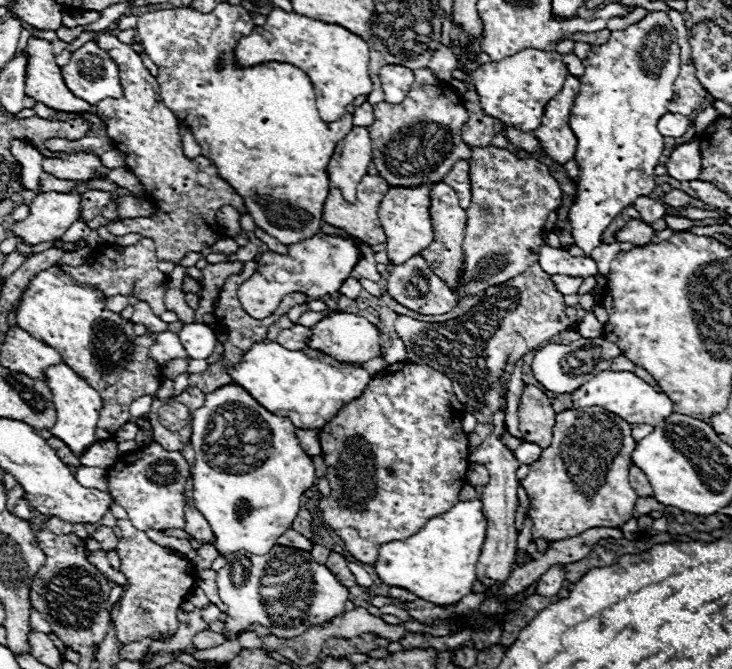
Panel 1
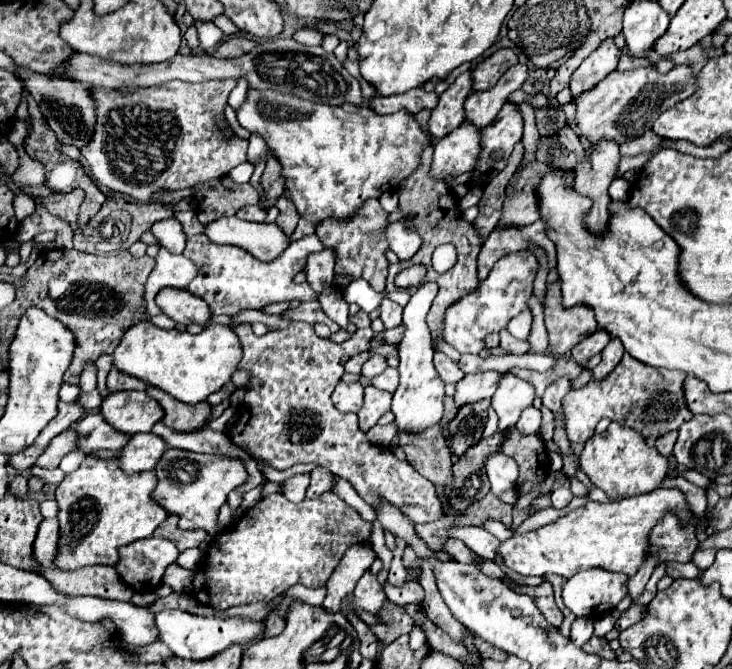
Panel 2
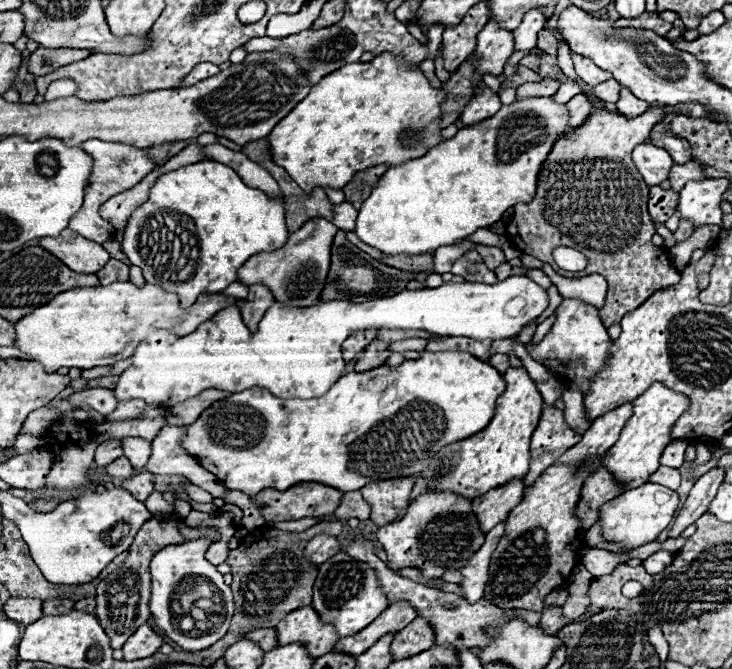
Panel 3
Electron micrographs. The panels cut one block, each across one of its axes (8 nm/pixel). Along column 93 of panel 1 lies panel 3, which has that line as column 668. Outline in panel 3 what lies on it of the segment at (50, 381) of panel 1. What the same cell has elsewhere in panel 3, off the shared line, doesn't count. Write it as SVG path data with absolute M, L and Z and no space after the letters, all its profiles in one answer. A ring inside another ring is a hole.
M654 382L642 396L634 400L634 414L624 424L624 430L620 434L620 440L610 448L608 458L604 458L604 468L608 468L614 478L618 478L626 488L636 488L648 480L652 472L660 466L660 456L664 448L674 440L672 438L672 426L684 410L688 410L690 398L686 394L674 392L662 382Z

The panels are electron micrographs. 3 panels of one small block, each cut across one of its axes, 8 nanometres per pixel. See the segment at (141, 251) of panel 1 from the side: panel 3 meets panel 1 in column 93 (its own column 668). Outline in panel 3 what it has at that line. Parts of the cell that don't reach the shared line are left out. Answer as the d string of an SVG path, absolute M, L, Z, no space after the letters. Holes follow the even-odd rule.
M592 106L590 116L586 118L584 124L574 128L572 134L560 136L554 142L548 158L542 164L534 200L526 202L526 204L516 204L512 222L506 226L508 240L520 252L530 254L542 262L552 264L552 250L556 246L570 246L570 248L576 248L582 254L586 254L588 266L582 272L566 272L556 266L552 266L552 268L564 278L602 274L608 280L608 296L606 296L604 306L598 310L606 328L610 328L612 324L618 324L624 314L628 314L630 310L636 310L636 306L644 304L656 290L680 282L680 272L670 264L670 258L660 258L660 256L664 256L664 250L650 242L656 228L654 228L654 222L650 220L648 208L646 208L648 186L642 180L642 176L630 156L634 146L648 140L650 130L654 128L654 124L658 124L658 120L666 112L668 112L668 106L648 108L640 116L626 118L618 110L610 112L606 106L602 106L602 108Z

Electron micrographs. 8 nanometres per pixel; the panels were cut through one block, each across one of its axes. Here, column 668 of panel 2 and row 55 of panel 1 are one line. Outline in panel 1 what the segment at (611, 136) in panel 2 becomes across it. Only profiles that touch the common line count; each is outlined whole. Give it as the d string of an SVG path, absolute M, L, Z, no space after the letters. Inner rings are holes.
M88 42L78 48L62 68L62 76L68 90L92 106L104 98L122 96L118 68L112 58L96 46L96 42Z

